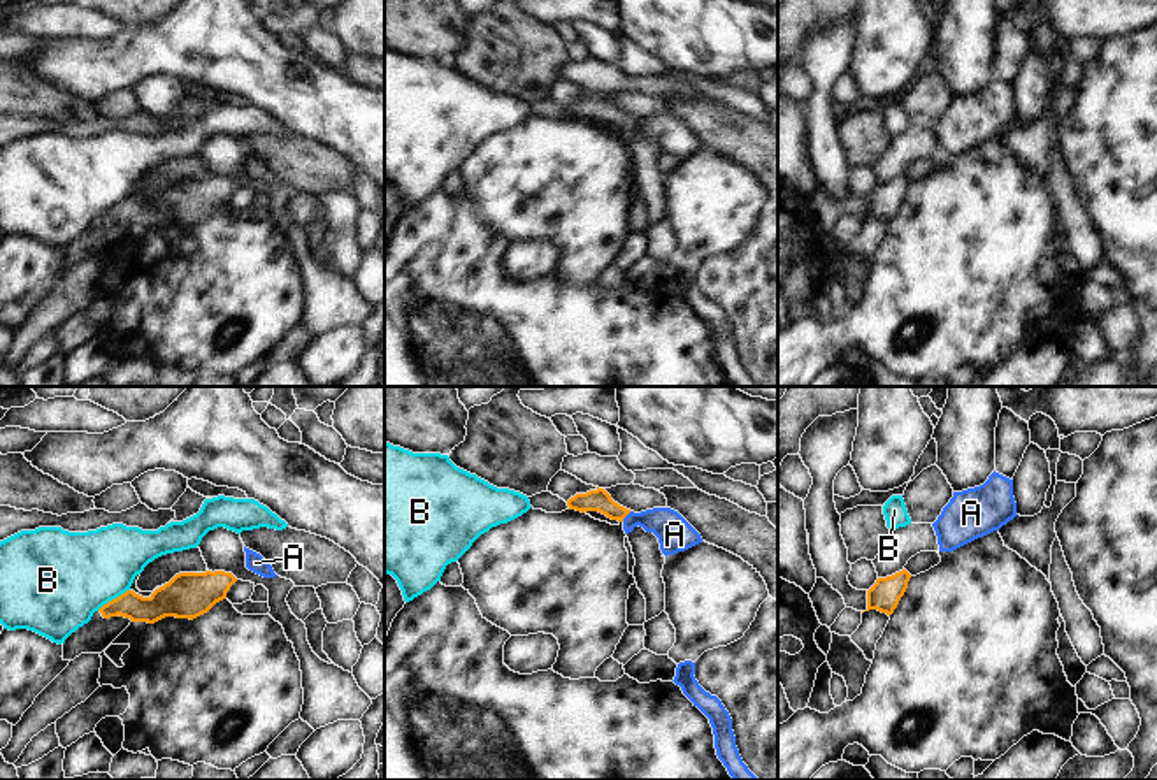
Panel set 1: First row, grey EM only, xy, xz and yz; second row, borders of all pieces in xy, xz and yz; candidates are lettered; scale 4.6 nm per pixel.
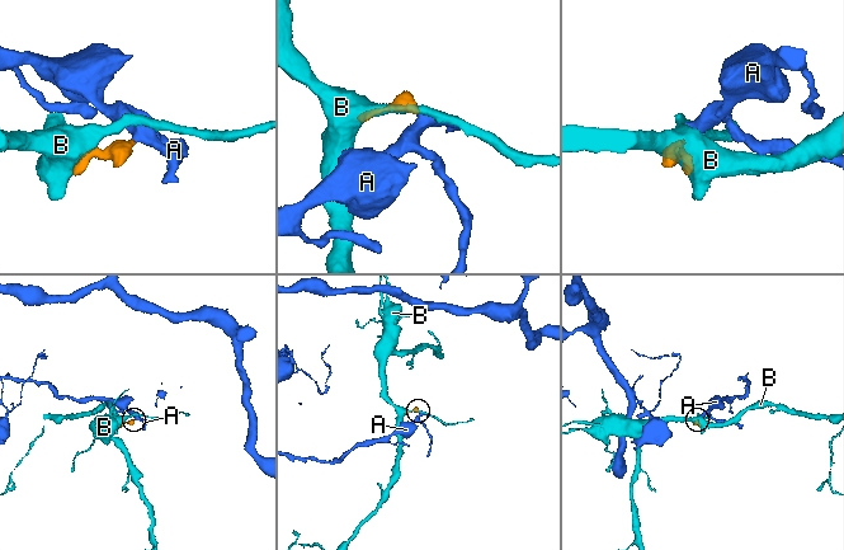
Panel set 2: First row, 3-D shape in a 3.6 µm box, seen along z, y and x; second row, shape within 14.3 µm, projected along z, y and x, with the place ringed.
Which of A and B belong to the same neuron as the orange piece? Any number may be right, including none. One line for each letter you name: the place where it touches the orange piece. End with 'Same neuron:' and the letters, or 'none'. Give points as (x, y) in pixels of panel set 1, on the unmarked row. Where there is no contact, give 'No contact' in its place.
A: Touches orange at xz (625, 122)
Same neuron: A

